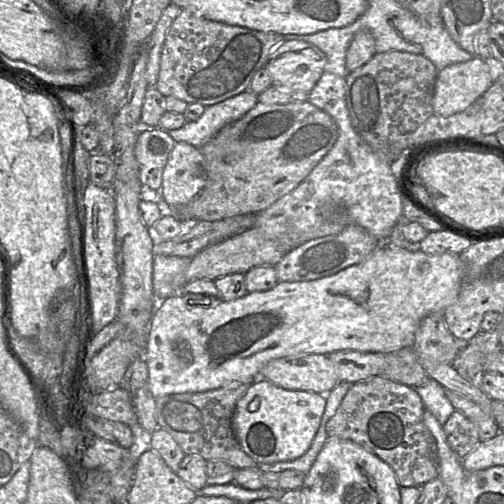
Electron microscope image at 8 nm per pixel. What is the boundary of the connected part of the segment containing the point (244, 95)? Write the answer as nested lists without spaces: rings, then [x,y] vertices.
[[[246,90],[214,105],[205,106],[204,113],[195,121],[187,121],[182,127],[167,131],[175,142],[186,142],[197,148],[206,144],[223,126],[242,118],[258,102],[258,95]]]

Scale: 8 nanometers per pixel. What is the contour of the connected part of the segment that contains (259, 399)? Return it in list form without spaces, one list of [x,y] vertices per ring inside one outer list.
[[[258,378],[237,402],[232,428],[243,451],[258,463],[296,459],[310,448],[326,407],[326,395],[282,388]]]

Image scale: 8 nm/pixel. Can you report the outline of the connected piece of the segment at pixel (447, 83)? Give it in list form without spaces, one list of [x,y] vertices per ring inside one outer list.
[[[473,56],[470,60],[444,67],[437,73],[434,84],[432,108],[434,115],[448,117],[464,111],[493,83],[485,60]]]

